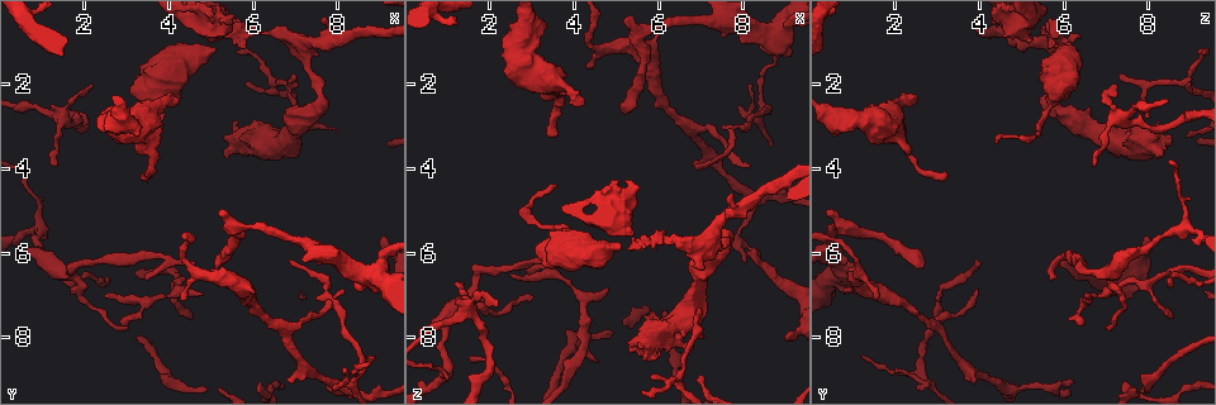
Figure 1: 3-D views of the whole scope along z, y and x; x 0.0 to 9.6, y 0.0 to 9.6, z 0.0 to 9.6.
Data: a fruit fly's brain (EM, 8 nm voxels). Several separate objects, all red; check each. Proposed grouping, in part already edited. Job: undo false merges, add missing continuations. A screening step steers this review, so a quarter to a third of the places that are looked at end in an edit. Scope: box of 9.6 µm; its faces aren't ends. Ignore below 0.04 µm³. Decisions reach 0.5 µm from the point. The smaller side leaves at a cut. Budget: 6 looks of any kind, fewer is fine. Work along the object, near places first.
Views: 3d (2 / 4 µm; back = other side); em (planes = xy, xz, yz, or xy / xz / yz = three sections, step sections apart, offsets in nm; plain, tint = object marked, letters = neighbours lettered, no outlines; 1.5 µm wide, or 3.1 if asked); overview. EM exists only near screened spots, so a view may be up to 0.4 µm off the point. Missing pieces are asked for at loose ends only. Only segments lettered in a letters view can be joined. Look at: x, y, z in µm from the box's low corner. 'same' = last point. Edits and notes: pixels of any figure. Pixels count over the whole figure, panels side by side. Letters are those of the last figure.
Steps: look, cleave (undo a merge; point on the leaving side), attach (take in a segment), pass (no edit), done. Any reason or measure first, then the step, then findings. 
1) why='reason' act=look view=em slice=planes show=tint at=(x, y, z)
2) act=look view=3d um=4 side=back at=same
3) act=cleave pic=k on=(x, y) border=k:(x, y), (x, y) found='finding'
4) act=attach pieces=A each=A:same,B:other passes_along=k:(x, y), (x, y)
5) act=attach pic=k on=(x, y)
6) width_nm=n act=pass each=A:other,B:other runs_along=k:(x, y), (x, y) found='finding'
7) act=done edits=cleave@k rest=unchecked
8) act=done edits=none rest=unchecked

why='thin end' act=look view=em slice=planes show=letters at=(3.60, 3.35, 4.40)

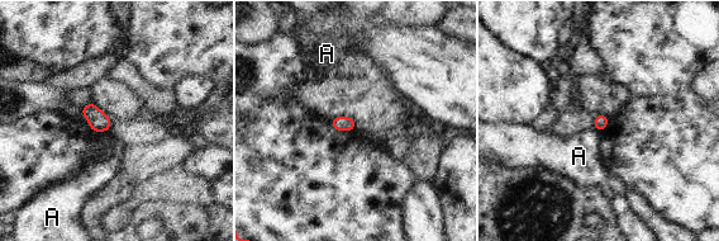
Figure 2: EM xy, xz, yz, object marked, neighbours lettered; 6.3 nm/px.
longest_contact=A:90nm act=pass each=A:other found='none of them fits'

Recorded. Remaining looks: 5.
why='free end' act=look view=em slice=xz step=4 show=tint at=(5.05, 1.15, 5.75)

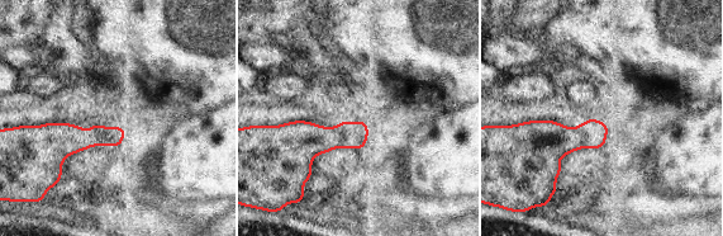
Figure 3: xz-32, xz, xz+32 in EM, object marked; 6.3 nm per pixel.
why='another direction' act=look view=em slice=planes show=letters at=same

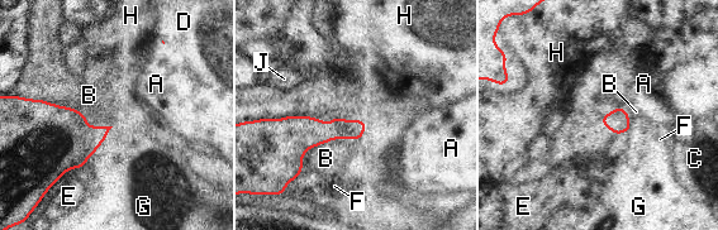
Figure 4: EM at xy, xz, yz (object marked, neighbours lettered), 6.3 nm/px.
longest_contact=B:360nm act=pass each=A:other,B:other,C:other,D:other,E:other,F:other,G:other,H:other,J:other found='none of them fits'

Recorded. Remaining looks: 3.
why='a narrow waist' act=look view=3d um=4 at=(3.90, 7.05, 6.85)

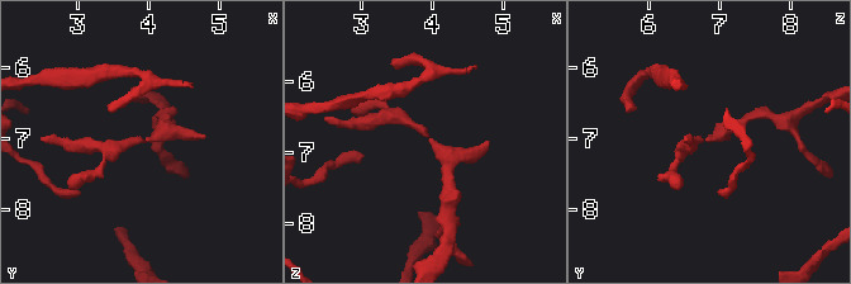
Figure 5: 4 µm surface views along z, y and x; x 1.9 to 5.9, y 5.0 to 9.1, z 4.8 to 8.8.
act=look view=em slice=planes show=letters at=(4.00, 7.00, 6.75)

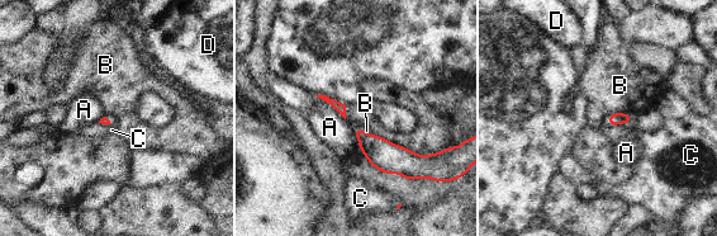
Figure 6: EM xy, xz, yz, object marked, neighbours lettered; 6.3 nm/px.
longest_contact=A:260nm act=pass each=A:other,B:other,C:other,D:other border=6:(609, 114), (627, 113), (632, 117) found='one neuron here'

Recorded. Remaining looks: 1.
act=done edits=none rest=unchecked

